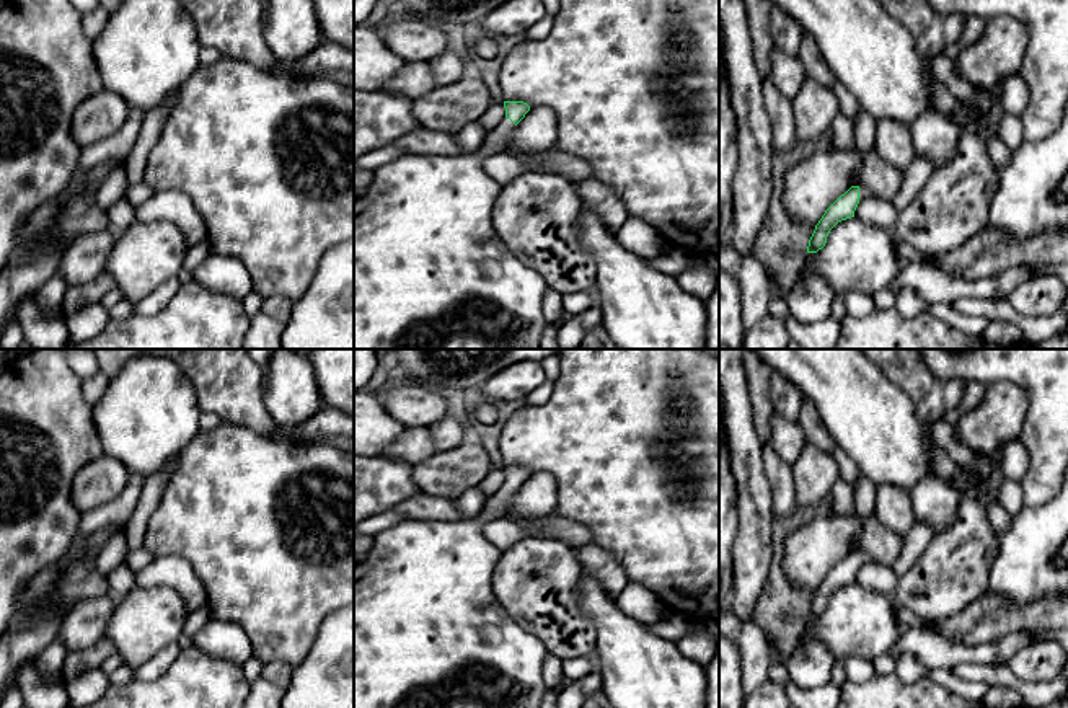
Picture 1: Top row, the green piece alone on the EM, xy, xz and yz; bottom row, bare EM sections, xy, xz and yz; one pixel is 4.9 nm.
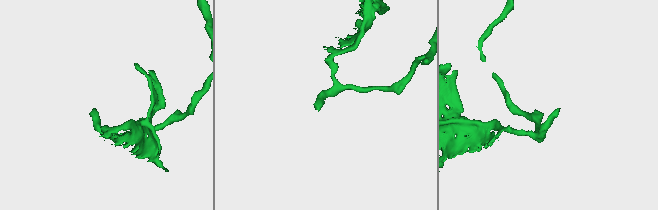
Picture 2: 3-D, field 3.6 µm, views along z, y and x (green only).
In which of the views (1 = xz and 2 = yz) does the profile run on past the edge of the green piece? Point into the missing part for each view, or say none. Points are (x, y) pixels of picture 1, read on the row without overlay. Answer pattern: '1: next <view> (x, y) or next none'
1: next xz (429, 632)
2: next yz (863, 558)

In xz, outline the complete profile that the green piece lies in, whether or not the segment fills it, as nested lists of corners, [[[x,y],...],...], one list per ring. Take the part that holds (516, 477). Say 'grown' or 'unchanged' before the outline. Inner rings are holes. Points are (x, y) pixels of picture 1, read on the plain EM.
grown | [[[504,467],[505,485],[492,494],[484,509],[473,519],[417,520],[404,519],[373,535],[372,550],[354,564],[354,708],[540,708],[546,685],[543,682],[545,644],[517,625],[501,607],[492,589],[492,571],[501,550],[484,535],[483,525],[499,519],[530,471],[523,467]]]

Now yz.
grown | [[[851,551],[822,581],[809,605],[807,618],[817,618],[827,608],[830,595],[841,586],[854,582],[858,569],[872,558],[861,551]]]

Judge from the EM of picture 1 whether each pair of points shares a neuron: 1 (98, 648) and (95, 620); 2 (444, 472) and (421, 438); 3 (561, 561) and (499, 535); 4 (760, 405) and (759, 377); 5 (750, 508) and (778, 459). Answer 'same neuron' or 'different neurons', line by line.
1: different neurons
2: same neuron
3: different neurons
4: same neuron
5: different neurons

